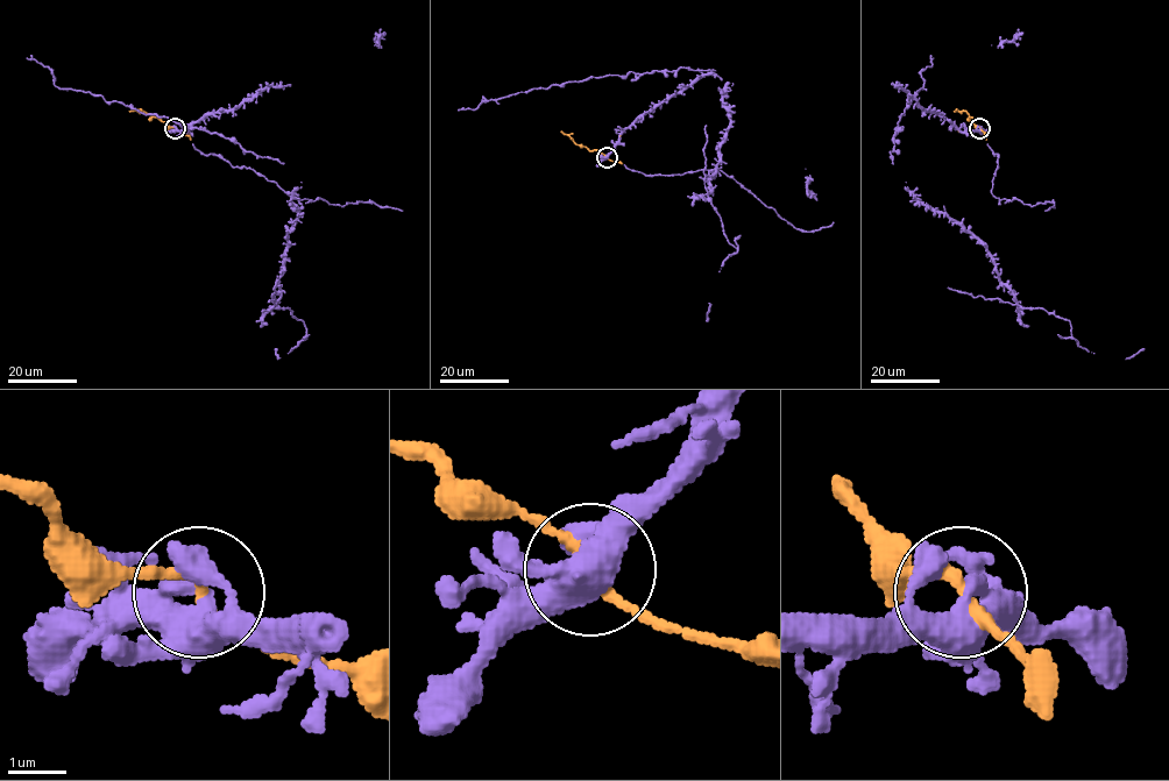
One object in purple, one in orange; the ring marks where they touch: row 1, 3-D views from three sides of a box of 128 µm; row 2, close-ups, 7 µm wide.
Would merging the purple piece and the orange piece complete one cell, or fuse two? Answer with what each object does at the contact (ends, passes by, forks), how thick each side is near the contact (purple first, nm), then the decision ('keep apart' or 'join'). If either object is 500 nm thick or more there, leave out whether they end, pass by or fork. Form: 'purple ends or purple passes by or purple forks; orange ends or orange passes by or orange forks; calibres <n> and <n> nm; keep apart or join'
purple forks; orange passes by; calibres 400 and 200 nm; join

